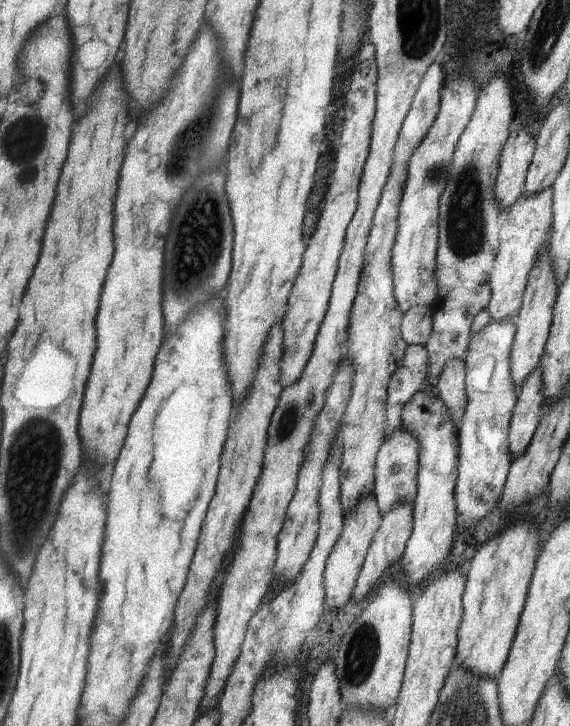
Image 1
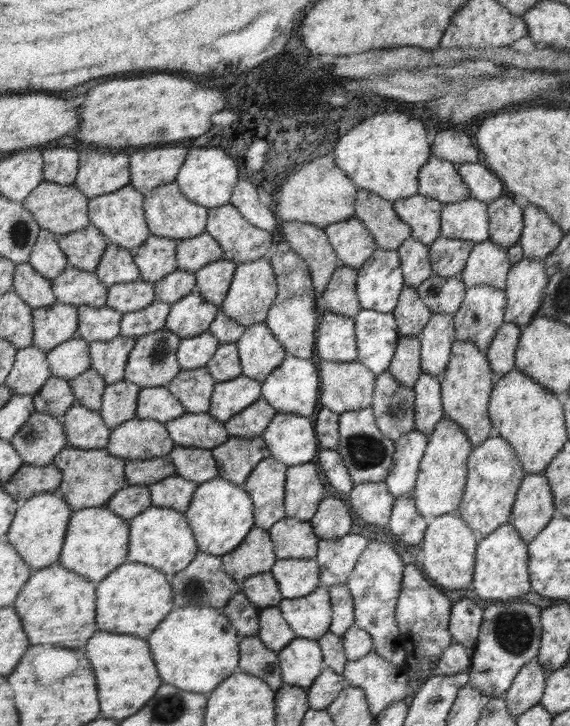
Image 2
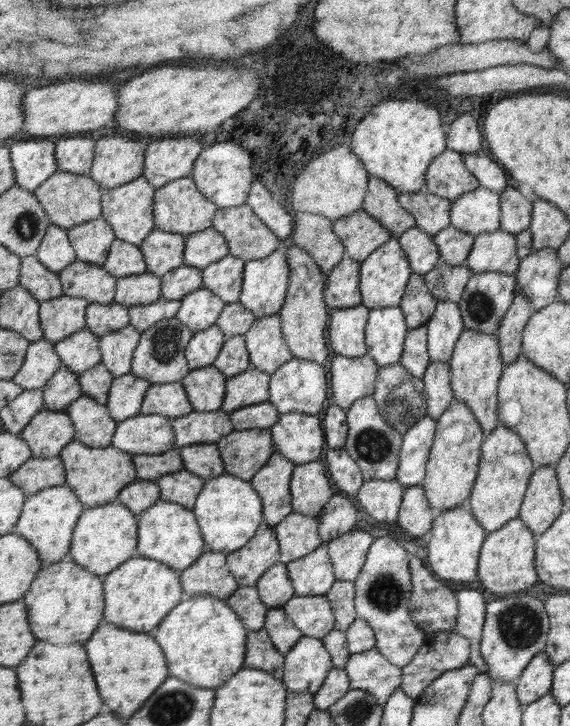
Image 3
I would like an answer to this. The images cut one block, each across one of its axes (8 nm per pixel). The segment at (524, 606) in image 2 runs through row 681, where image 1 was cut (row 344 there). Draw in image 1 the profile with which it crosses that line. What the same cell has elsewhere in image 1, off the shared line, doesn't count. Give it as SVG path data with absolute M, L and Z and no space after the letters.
M514 318L491 324L472 336L467 363L467 410L459 437L459 480L456 487L459 532L469 528L499 505L511 470L510 424L517 389L511 380Z

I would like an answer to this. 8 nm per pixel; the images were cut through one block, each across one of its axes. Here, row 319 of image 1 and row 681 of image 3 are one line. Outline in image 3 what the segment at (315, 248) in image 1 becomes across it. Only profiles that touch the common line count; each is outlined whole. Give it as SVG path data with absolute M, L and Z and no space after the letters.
M303 636L286 654L284 681L294 692L317 694L334 667L330 651L320 638Z

